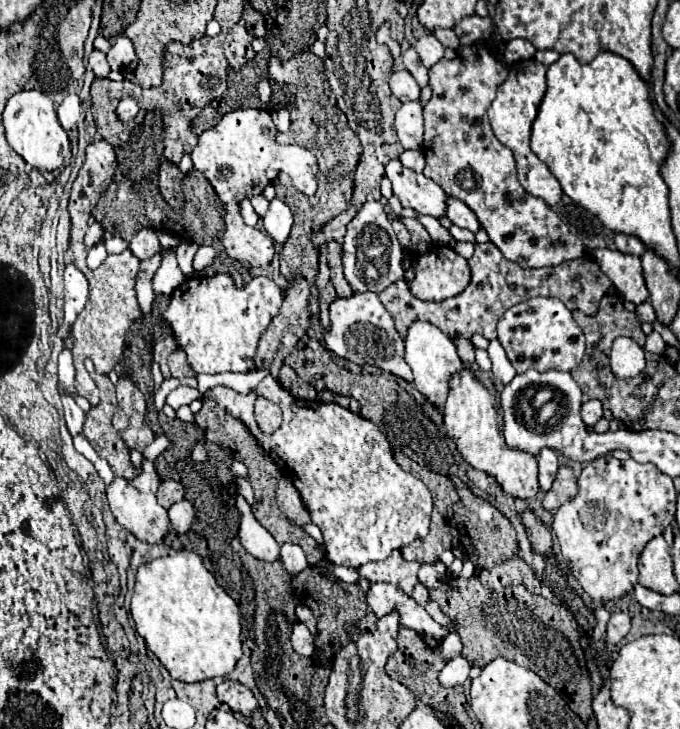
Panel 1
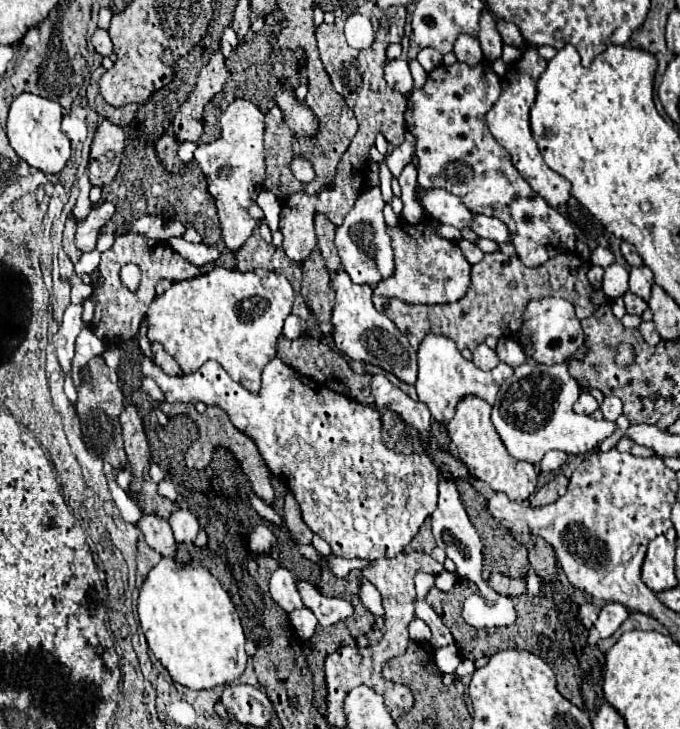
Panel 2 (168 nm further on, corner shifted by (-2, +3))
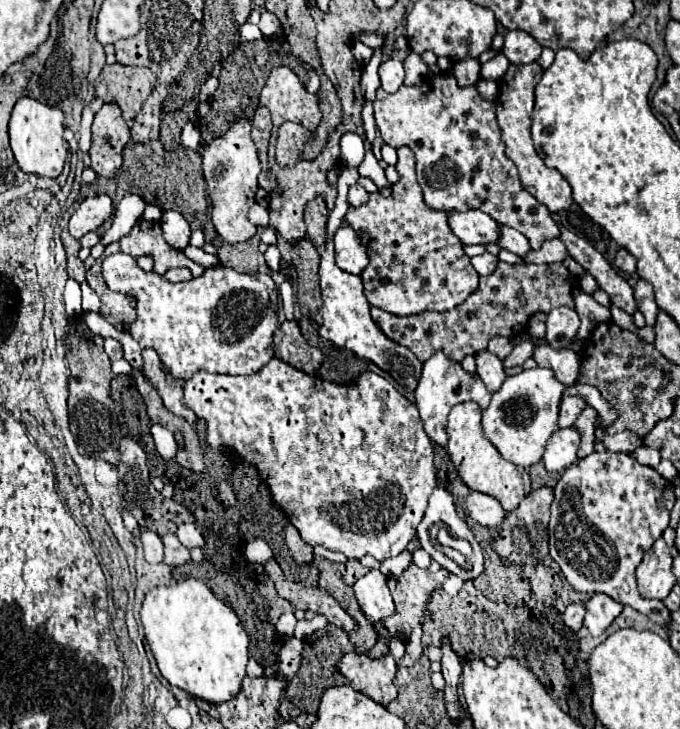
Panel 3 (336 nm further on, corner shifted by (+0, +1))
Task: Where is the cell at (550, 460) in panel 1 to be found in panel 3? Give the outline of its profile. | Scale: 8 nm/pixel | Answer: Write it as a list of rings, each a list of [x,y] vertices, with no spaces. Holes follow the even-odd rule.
[[[575,425],[555,431],[555,435],[551,435],[551,439],[547,441],[543,453],[545,469],[551,473],[567,469],[577,459],[579,443],[581,443],[581,433],[577,431]]]

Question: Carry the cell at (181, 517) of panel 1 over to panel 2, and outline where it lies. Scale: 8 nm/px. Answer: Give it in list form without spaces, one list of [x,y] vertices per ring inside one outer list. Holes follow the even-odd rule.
[[[179,507],[171,517],[169,517],[169,523],[173,527],[173,533],[175,533],[175,539],[179,543],[193,543],[195,537],[197,537],[197,531],[199,531],[199,523],[197,523],[197,517],[185,509],[185,507]]]

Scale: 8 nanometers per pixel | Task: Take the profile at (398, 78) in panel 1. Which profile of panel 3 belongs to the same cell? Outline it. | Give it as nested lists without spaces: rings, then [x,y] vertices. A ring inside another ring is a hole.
[[[387,59],[379,67],[379,79],[381,79],[381,89],[387,93],[395,93],[405,79],[403,63],[399,59]]]

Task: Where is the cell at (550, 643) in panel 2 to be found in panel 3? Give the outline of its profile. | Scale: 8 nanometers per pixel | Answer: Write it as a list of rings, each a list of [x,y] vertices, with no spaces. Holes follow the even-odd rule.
[[[465,581],[463,589],[451,597],[443,589],[437,589],[427,605],[431,617],[423,621],[423,647],[441,645],[441,639],[447,635],[451,649],[463,659],[483,659],[487,655],[495,657],[497,661],[503,661],[505,657],[519,659],[523,667],[531,667],[535,675],[539,675],[539,681],[551,691],[555,699],[565,701],[565,665],[563,665],[563,645],[561,637],[553,631],[549,621],[541,617],[537,609],[517,609],[509,607],[505,603],[493,603],[483,593],[479,593],[473,587],[473,581]]]

